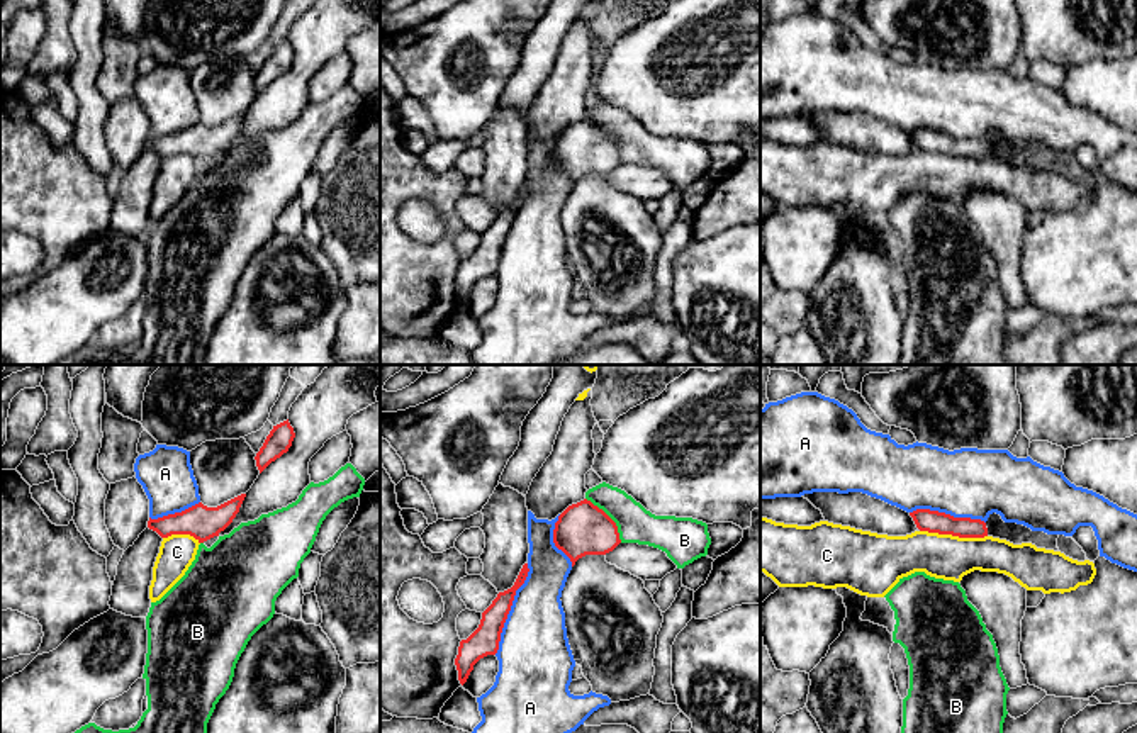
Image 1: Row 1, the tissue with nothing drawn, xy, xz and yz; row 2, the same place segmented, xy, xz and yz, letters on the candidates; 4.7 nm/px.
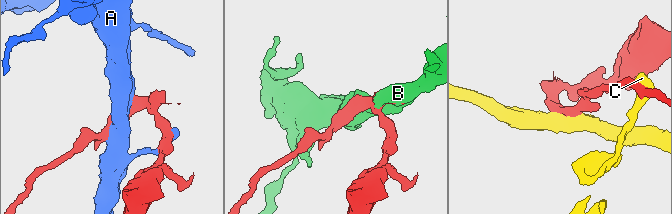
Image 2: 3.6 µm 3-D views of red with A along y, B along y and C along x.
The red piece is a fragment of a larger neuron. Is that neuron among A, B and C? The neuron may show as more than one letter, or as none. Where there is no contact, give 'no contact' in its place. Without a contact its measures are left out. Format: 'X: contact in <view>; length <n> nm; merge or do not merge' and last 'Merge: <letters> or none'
A: contact in xz; length 460 nm; do not merge
B: contact in xz; length 280 nm; merge
C: contact in yz; length 320 nm; do not merge
Merge: B

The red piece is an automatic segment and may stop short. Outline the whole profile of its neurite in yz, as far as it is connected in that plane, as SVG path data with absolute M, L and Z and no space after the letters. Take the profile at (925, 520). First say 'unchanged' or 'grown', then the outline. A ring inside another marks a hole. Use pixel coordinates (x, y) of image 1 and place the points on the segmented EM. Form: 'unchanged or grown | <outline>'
unchanged | M916 509L910 512L920 531L952 534L959 538L984 538L988 536L986 523L971 518L954 518L945 512Z

